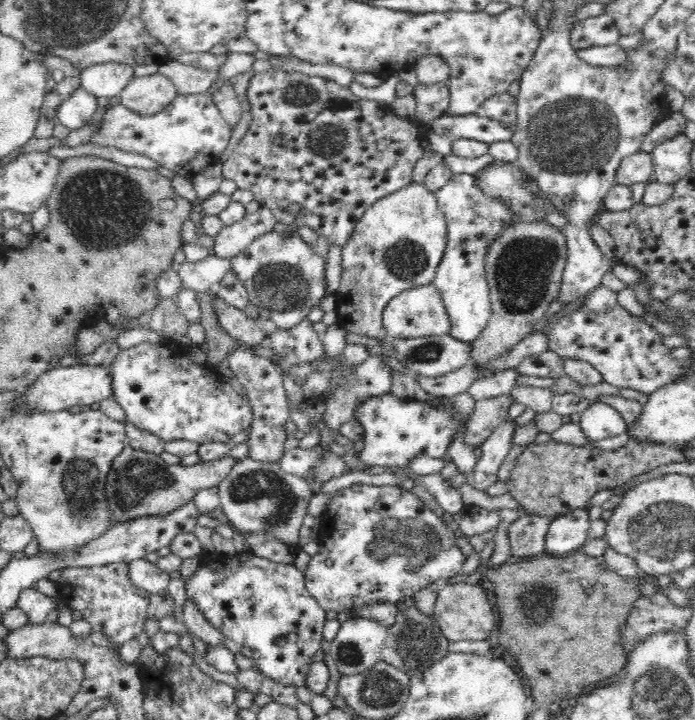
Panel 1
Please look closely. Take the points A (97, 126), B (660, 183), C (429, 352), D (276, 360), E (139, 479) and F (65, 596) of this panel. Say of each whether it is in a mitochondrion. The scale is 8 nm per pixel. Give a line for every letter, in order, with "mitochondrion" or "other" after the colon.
A: other
B: other
C: mitochondrion
D: other
E: mitochondrion
F: other

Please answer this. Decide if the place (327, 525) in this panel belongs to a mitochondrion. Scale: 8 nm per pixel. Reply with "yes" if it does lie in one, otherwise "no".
no

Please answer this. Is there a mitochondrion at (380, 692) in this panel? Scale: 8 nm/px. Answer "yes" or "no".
yes

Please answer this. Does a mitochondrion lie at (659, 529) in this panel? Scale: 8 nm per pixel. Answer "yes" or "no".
yes

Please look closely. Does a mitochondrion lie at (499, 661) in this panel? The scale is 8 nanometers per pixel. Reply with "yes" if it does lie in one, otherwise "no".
no

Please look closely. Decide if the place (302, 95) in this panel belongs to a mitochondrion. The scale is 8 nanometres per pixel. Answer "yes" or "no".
yes

